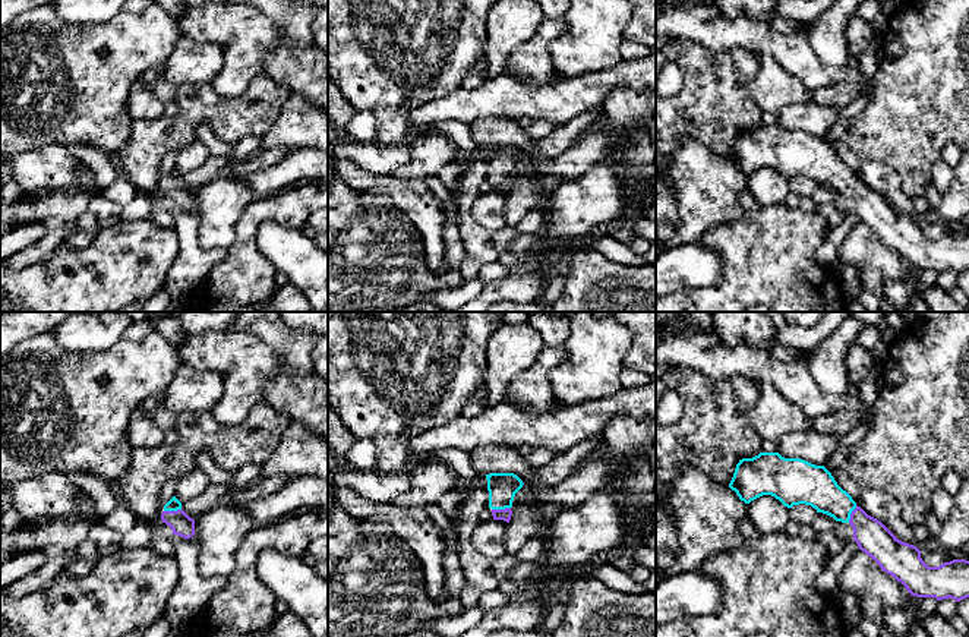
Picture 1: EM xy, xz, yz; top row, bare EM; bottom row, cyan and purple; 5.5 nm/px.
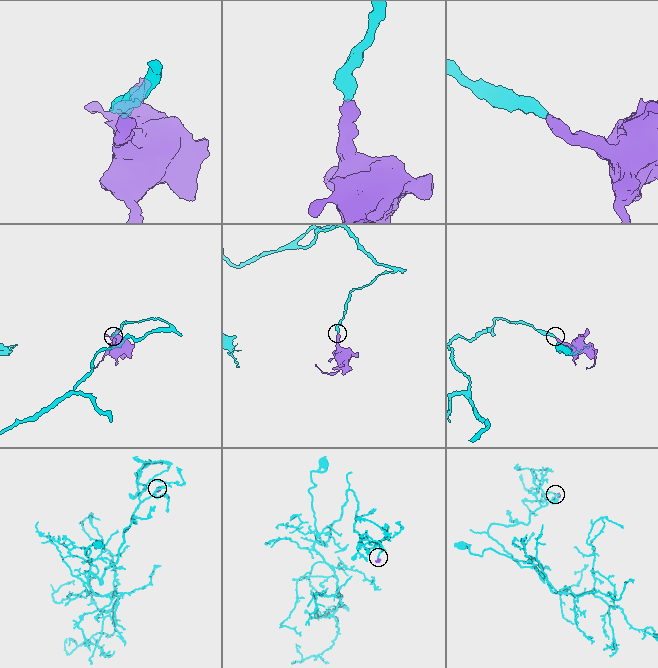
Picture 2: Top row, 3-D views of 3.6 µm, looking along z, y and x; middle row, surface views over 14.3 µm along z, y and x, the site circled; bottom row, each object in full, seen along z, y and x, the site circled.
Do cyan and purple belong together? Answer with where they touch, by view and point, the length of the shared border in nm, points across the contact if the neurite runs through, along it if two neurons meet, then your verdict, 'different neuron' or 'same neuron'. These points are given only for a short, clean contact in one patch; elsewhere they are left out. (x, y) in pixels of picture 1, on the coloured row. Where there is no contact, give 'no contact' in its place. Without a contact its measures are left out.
meets cyan in xz at (501, 508); contact 110 nm long; runs through xz (502, 486), (501, 508), (505, 514); same neuron

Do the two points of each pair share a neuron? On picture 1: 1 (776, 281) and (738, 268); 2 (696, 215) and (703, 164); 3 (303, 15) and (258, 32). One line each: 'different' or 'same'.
1: same
2: same
3: different

